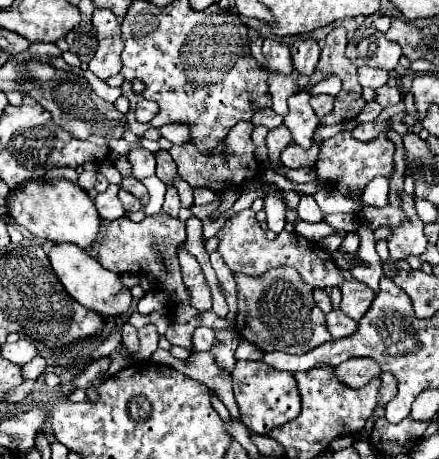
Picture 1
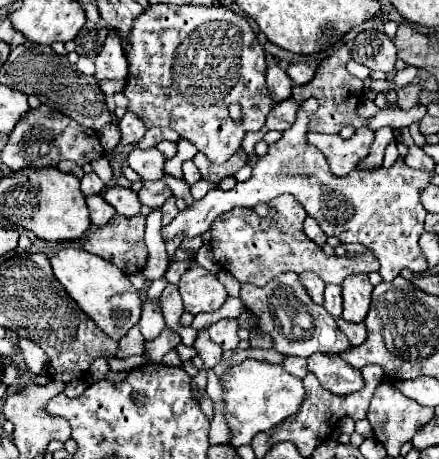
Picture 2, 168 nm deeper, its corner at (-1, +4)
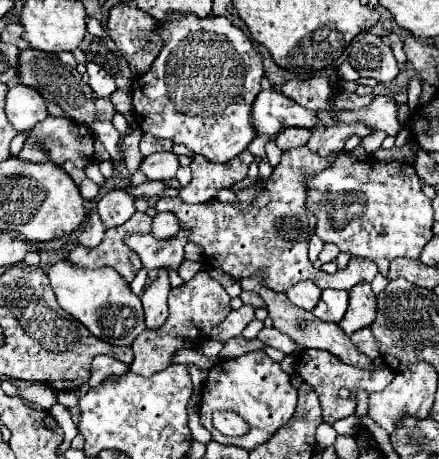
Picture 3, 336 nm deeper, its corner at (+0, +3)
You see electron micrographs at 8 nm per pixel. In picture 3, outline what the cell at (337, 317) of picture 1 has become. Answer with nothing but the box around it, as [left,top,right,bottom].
[351,327,379,359]

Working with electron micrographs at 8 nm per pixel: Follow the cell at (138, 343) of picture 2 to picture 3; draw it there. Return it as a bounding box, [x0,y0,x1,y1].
[131,271,231,377]

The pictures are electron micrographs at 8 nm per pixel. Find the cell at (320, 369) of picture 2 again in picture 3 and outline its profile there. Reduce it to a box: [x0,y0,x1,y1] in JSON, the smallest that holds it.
[295,349,395,423]

